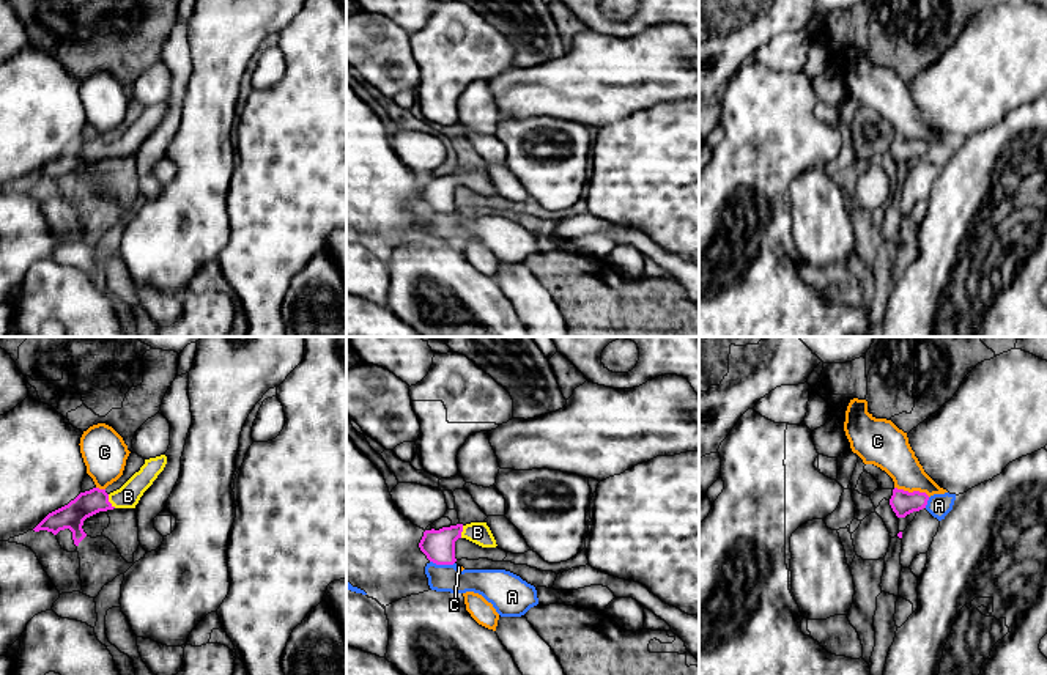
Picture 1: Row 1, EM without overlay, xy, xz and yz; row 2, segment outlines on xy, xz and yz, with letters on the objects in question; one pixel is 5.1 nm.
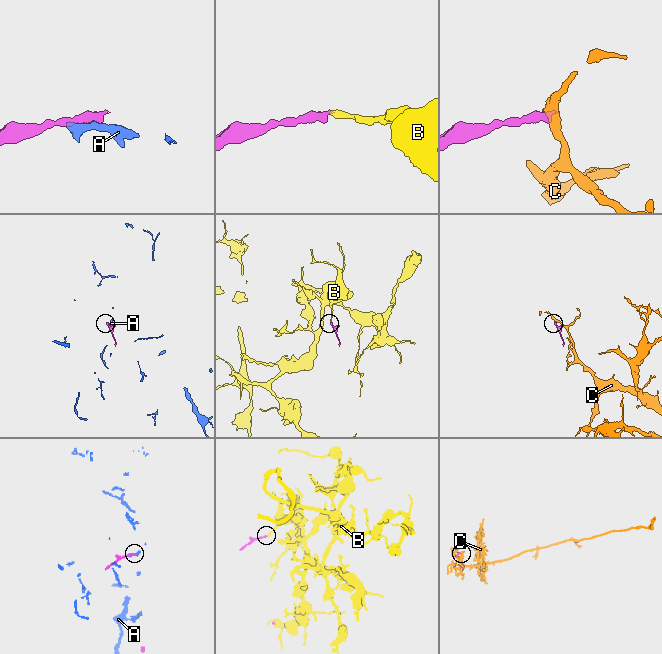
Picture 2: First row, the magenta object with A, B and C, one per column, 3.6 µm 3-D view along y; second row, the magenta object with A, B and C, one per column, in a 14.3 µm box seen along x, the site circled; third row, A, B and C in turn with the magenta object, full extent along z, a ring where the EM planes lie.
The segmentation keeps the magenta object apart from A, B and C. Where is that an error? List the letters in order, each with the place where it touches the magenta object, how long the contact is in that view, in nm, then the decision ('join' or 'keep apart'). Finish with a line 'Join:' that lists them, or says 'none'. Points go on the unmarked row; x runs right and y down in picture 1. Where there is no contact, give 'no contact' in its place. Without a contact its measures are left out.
A: xz (443, 211) | 130 nm | keep apart
B: xy (107, 148) | 80 nm | join
C: yz (913, 139) | 190 nm | keep apart
Join: B

